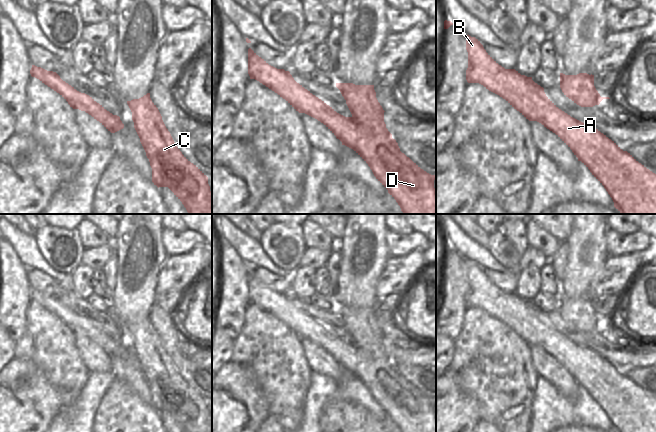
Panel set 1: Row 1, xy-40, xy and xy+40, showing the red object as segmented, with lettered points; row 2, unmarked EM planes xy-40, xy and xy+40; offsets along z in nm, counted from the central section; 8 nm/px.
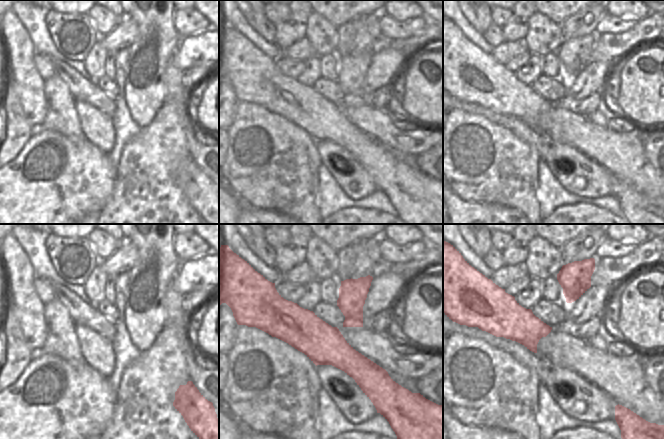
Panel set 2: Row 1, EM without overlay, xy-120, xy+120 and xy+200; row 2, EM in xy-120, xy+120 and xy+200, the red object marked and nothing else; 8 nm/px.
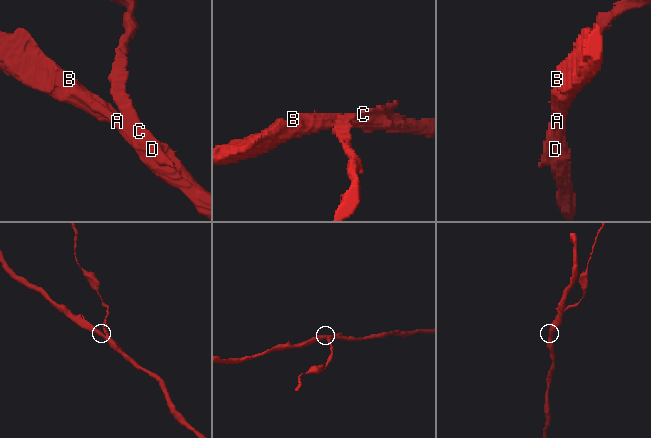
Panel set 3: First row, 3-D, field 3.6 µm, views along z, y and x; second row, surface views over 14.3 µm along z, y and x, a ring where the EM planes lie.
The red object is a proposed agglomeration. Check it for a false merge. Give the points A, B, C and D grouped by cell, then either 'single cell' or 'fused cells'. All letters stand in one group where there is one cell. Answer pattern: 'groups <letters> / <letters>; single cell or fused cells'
groups A B D / C; fused cells

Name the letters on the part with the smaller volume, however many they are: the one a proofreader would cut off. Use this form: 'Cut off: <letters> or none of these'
Cut off: C.

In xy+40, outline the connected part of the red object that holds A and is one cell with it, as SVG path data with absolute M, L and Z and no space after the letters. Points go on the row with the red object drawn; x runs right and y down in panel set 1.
M465 35L468 52L468 68L466 80L468 83L479 83L489 91L505 99L514 109L519 111L529 121L537 121L555 133L604 186L614 202L614 207L621 214L656 214L656 174L639 163L630 153L623 151L614 141L601 133L595 127L583 123L559 109L545 94L544 88L535 83L532 77L521 75L515 69L505 69L499 65L484 49L475 37Z

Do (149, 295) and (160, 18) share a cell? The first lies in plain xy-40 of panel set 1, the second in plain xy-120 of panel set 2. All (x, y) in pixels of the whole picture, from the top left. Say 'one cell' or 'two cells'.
one cell

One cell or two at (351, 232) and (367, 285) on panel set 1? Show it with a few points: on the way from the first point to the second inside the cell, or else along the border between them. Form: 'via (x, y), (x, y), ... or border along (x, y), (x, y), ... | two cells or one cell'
via (351, 246), (349, 262), (353, 274) | one cell

